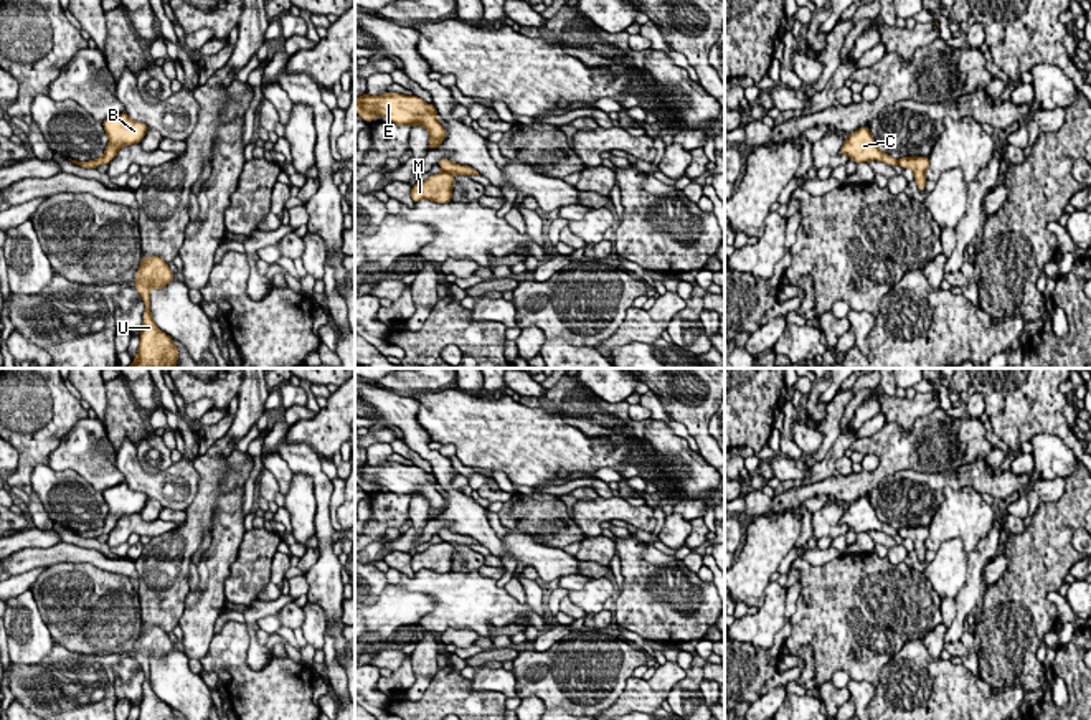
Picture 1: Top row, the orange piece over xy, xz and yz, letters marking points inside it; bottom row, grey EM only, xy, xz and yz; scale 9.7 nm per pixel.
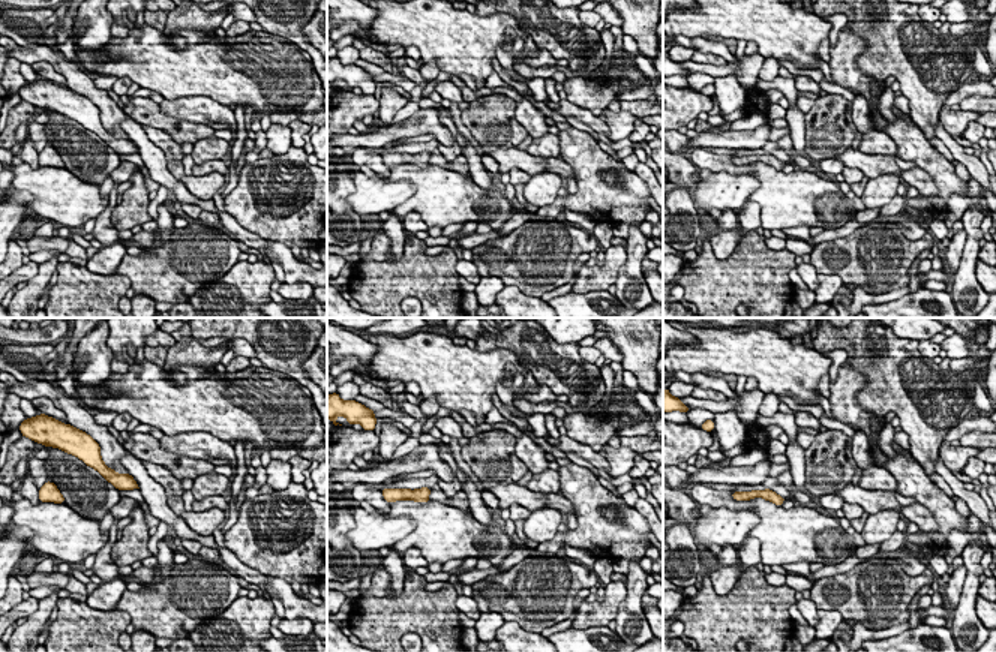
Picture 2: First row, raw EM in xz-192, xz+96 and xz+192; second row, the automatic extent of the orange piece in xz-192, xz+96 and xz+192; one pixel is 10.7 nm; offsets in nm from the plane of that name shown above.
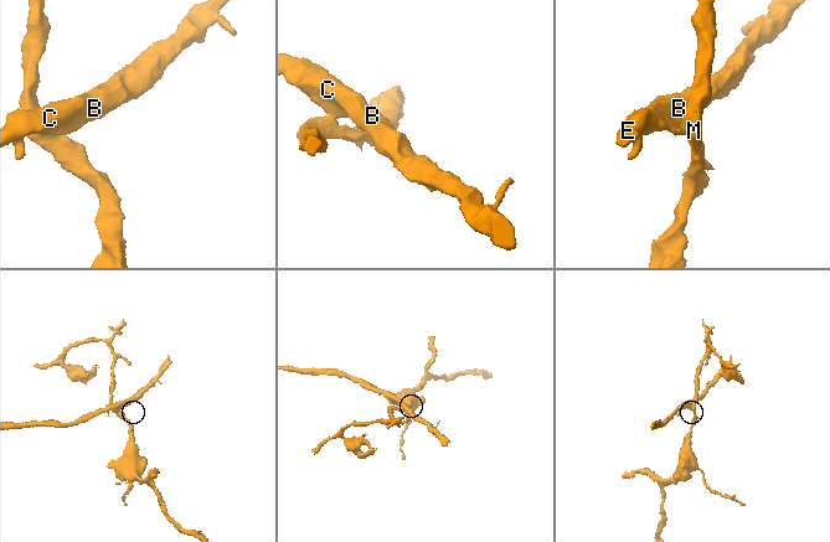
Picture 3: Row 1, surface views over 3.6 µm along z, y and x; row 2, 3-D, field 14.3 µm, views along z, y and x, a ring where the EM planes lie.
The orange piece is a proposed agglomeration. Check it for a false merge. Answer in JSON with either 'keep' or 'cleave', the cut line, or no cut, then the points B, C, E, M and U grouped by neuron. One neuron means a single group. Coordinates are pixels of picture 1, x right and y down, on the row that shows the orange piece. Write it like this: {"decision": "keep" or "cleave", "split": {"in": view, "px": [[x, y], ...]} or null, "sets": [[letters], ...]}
{"decision": "cleave", "split": {"in": "xz", "px": [[444, 170], [451, 174]]}, "sets": [["B", "C", "E"], ["M", "U"]]}

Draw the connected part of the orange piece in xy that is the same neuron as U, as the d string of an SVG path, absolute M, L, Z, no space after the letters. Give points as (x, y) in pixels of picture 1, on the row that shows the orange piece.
M142 258L135 276L135 289L145 304L145 312L139 332L140 343L135 353L137 357L127 368L175 368L178 348L173 345L172 337L157 327L150 312L150 289L162 289L173 279L175 276L172 274L168 263L162 258Z

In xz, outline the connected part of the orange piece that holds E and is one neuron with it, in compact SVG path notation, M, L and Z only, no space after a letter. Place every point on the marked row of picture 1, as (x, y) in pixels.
M386 91L375 97L366 92L355 99L355 112L371 124L375 116L386 117L396 126L423 126L429 132L429 150L444 142L446 129L436 119L437 109L418 96L404 96Z

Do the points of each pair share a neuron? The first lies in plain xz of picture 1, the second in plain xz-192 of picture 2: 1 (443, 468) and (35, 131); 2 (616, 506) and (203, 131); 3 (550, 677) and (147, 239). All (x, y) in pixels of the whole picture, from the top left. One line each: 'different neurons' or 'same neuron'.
1: different neurons
2: different neurons
3: different neurons

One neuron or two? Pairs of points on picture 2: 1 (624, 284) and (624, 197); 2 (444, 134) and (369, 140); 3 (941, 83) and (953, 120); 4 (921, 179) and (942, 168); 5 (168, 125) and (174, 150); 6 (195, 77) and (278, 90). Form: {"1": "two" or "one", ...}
{"1": "two", "2": "one", "3": "two", "4": "two", "5": "two", "6": "one"}

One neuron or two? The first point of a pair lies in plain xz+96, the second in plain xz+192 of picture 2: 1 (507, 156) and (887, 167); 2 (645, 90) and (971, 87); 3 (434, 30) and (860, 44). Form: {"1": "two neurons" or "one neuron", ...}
{"1": "one neuron", "2": "one neuron", "3": "two neurons"}

